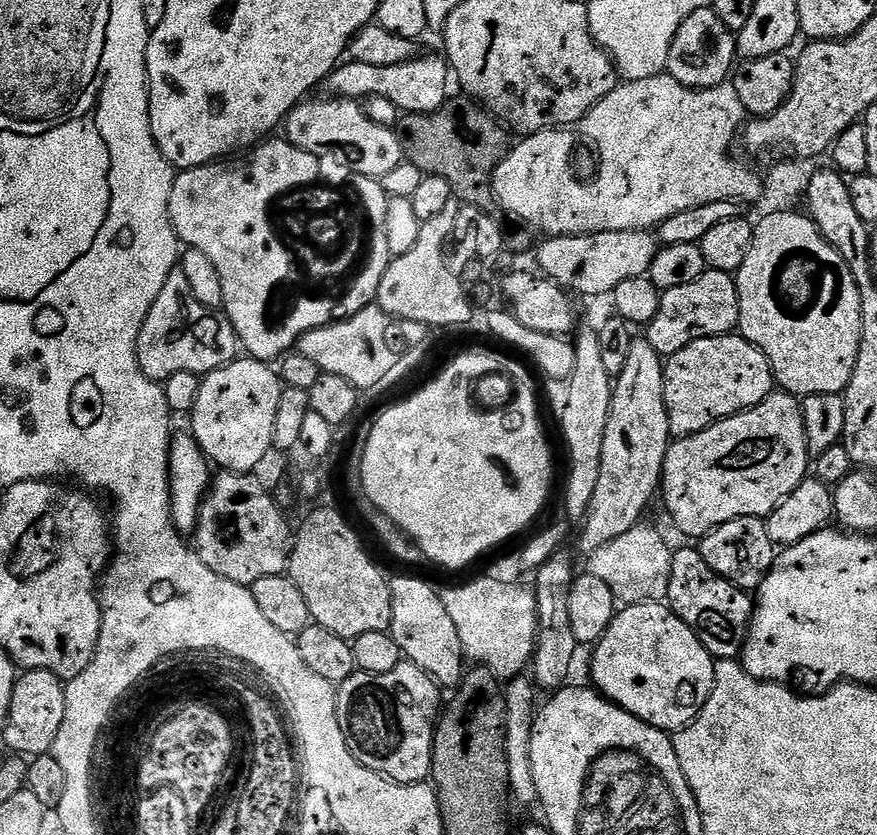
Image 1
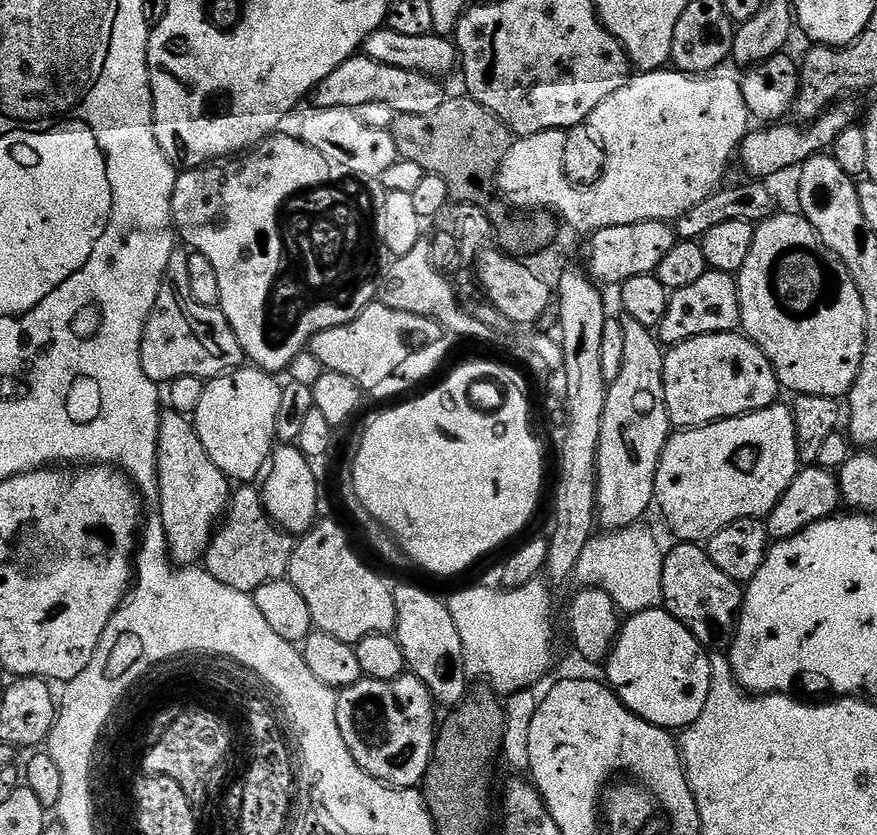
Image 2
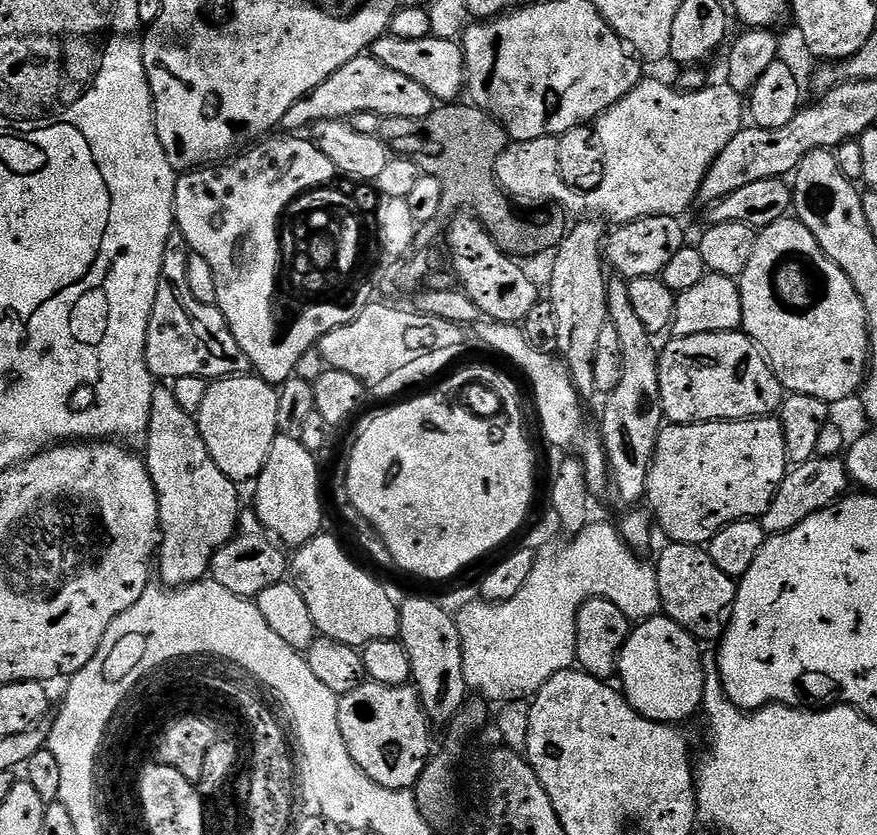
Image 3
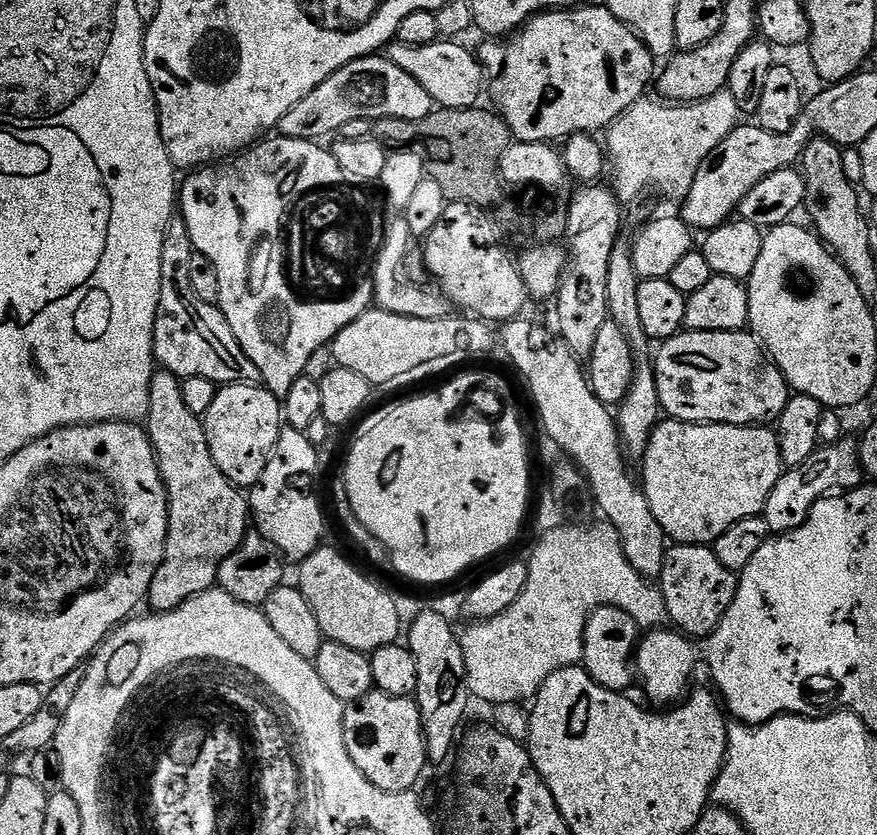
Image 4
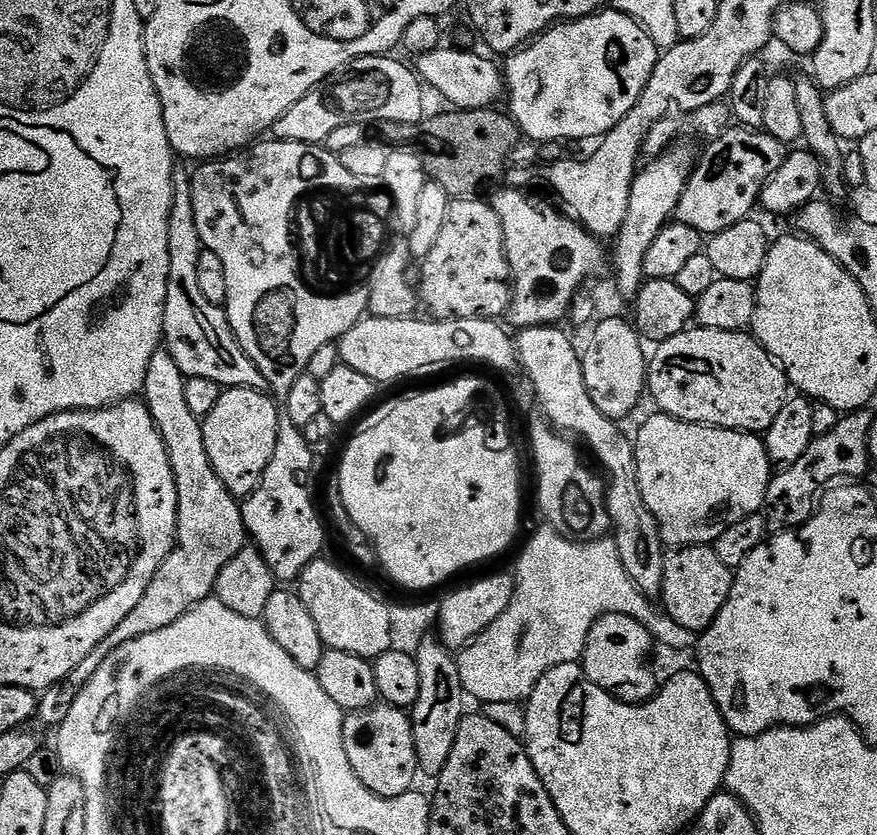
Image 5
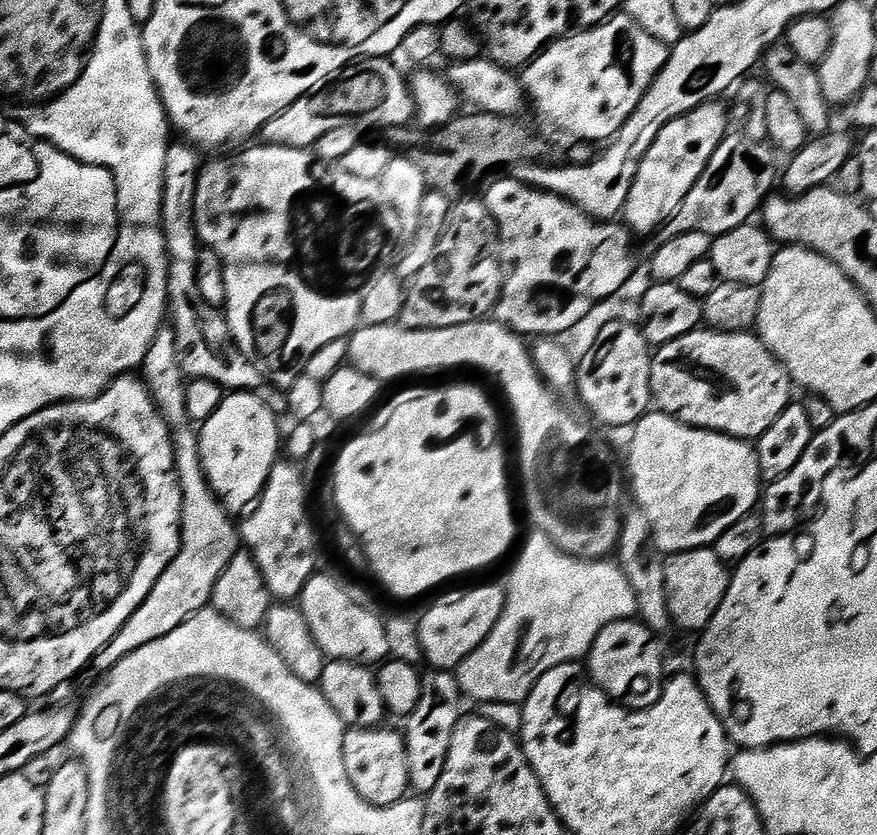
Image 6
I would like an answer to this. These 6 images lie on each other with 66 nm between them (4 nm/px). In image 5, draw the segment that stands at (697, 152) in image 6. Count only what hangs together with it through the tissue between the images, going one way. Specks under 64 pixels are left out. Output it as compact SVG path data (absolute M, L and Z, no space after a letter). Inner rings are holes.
M669 147L655 157L653 164L645 163L636 173L636 180L630 190L630 206L626 210L624 225L620 235L615 237L616 273L614 279L628 302L635 301L645 280L644 263L646 250L654 243L654 238L675 217L676 207L682 198L684 188L692 177L694 152L688 148Z

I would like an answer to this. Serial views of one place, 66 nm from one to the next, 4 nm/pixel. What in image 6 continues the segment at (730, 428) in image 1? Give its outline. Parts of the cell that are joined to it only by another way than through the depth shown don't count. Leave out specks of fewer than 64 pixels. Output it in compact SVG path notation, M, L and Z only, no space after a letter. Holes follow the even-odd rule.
M650 410L646 415L644 415L641 420L631 429L630 435L632 435L632 441L628 444L628 468L626 464L626 472L630 477L630 492L636 495L635 502L638 505L638 508L644 512L645 516L649 519L650 526L653 530L653 540L657 544L657 549L663 554L671 554L673 552L685 552L686 550L694 550L695 548L707 548L709 546L715 545L715 542L718 538L722 538L722 530L730 530L730 526L734 526L734 522L738 522L738 518L743 516L753 515L754 509L752 508L761 503L762 500L762 477L760 475L760 463L758 462L758 454L756 453L755 447L749 441L746 440L736 440L732 436L723 436L721 432L707 432L705 428L691 428L688 424L683 424L680 420L675 420L673 416L668 416L662 411L659 410Z

